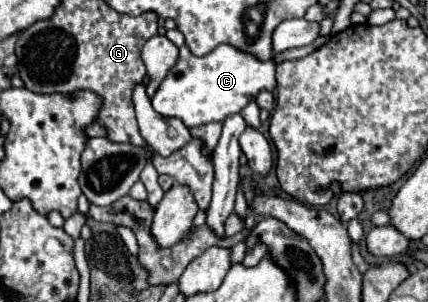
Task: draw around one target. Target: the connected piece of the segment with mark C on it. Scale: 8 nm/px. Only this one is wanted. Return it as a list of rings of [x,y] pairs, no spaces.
[[[186,45],[180,47],[176,65],[168,71],[152,97],[152,107],[164,117],[180,119],[188,129],[212,121],[224,121],[232,113],[240,113],[260,91],[274,91],[274,61],[258,61],[250,53],[242,53],[230,45],[218,45],[206,57],[194,57]]]

